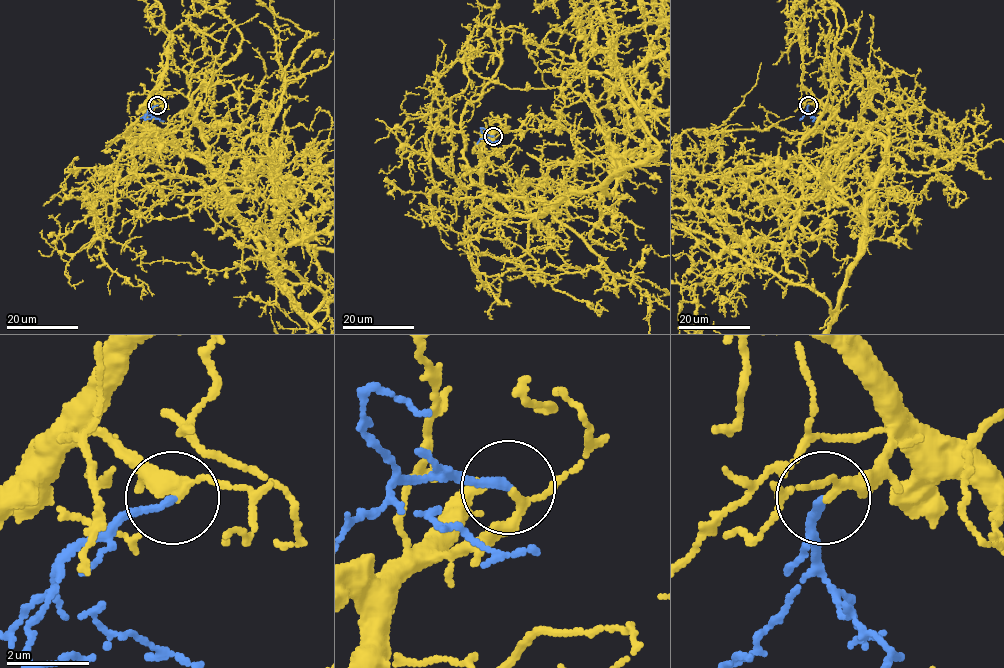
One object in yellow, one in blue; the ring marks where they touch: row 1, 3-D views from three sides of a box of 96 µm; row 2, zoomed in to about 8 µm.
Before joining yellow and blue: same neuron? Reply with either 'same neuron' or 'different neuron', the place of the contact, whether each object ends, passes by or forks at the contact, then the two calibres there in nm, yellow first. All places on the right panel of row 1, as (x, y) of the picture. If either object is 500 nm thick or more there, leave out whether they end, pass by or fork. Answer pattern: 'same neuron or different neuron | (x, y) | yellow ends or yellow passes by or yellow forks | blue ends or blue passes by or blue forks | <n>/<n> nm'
same neuron | (808, 105) | yellow passes by | blue ends | 170/180 nm

